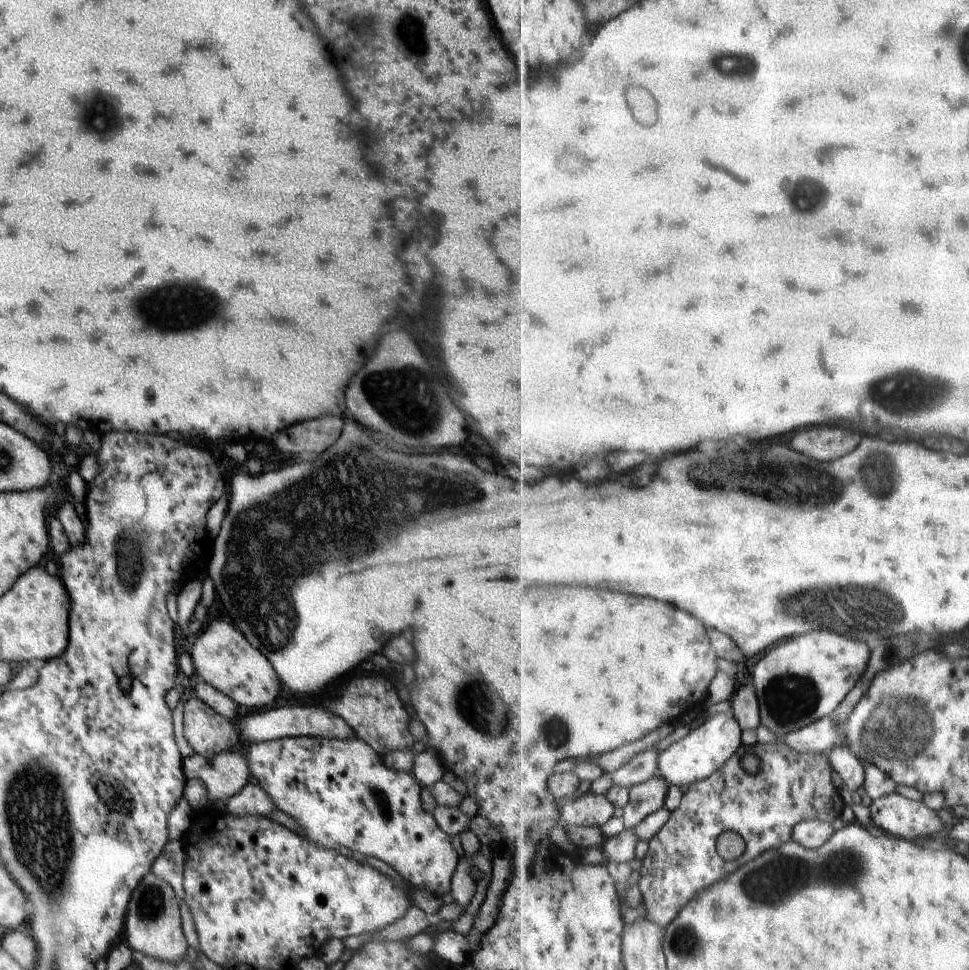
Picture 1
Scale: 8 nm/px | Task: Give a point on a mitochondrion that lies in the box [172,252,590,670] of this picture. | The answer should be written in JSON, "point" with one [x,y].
{"point":[275,631]}

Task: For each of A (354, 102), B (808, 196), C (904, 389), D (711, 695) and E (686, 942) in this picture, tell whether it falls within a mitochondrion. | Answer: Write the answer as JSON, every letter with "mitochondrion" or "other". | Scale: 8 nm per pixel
{"A":"other","B":"mitochondrion","C":"mitochondrion","D":"other","E":"mitochondrion"}

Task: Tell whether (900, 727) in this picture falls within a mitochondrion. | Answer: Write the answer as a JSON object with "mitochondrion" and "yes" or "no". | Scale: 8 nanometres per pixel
{"mitochondrion":"yes"}

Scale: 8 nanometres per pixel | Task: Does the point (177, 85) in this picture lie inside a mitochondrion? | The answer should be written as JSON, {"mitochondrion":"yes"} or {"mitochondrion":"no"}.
{"mitochondrion":"no"}

